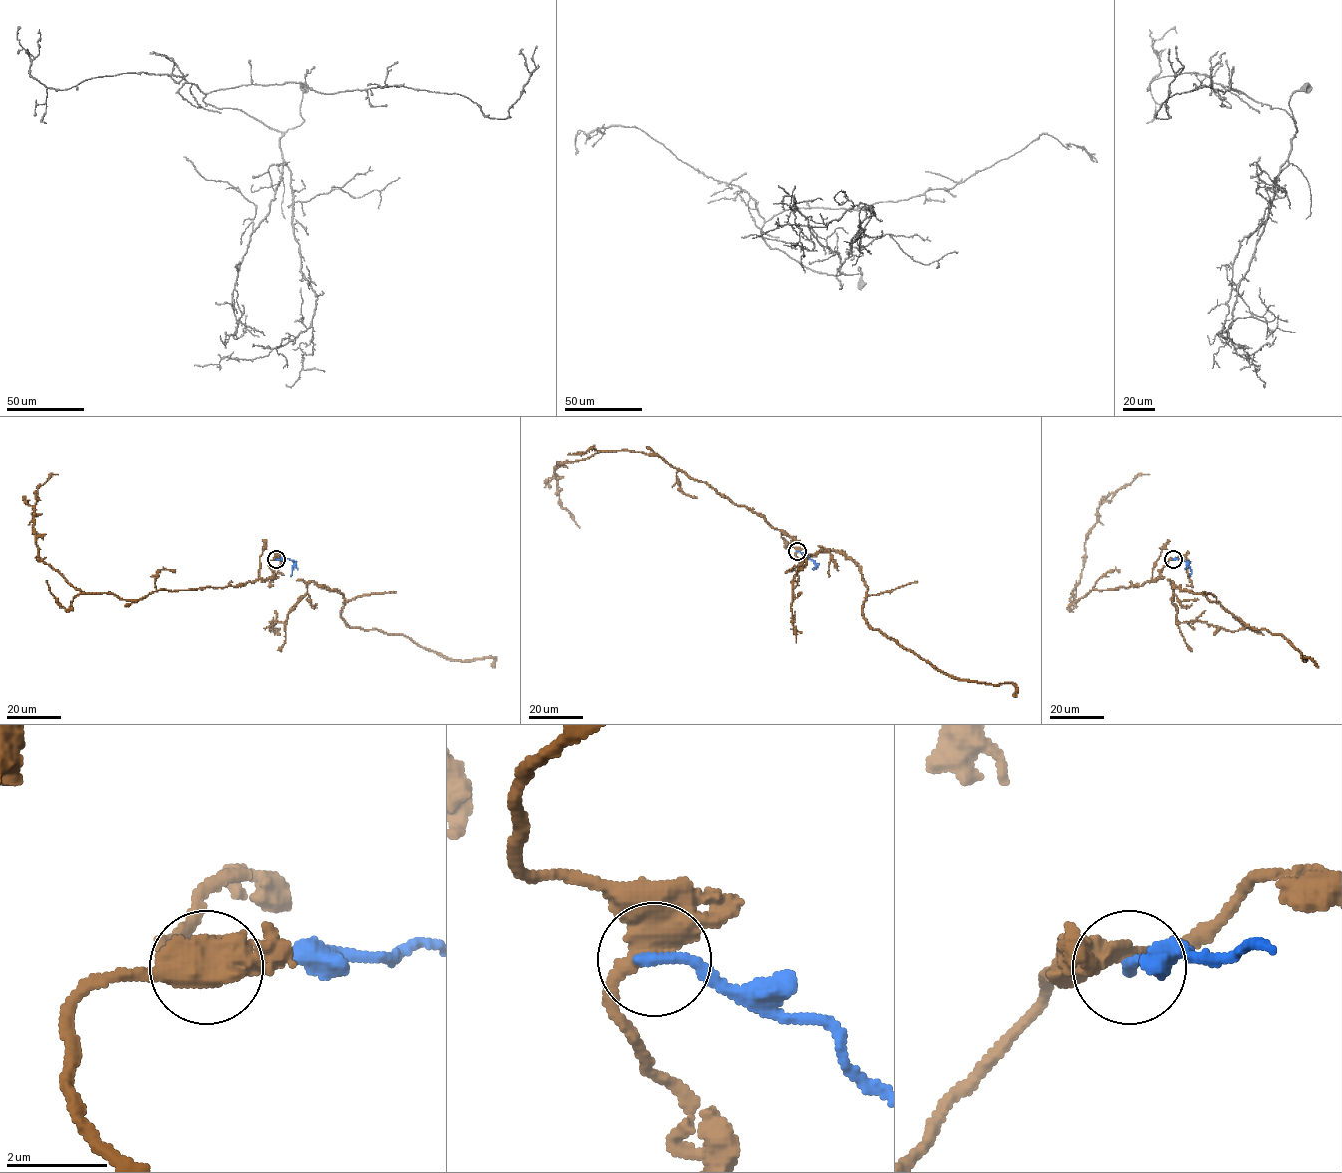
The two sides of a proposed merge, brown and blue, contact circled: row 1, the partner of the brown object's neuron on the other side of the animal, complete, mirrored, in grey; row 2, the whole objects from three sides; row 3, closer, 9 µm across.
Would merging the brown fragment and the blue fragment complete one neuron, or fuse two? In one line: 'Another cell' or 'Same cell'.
Another cell

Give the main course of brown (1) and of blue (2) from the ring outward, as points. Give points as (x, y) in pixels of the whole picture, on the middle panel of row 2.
1: (798, 551), (790, 546), (794, 538), (705, 483), (660, 457), (629, 450), (558, 463), (559, 504), (579, 527)
2: (798, 551), (816, 564), (812, 568)

